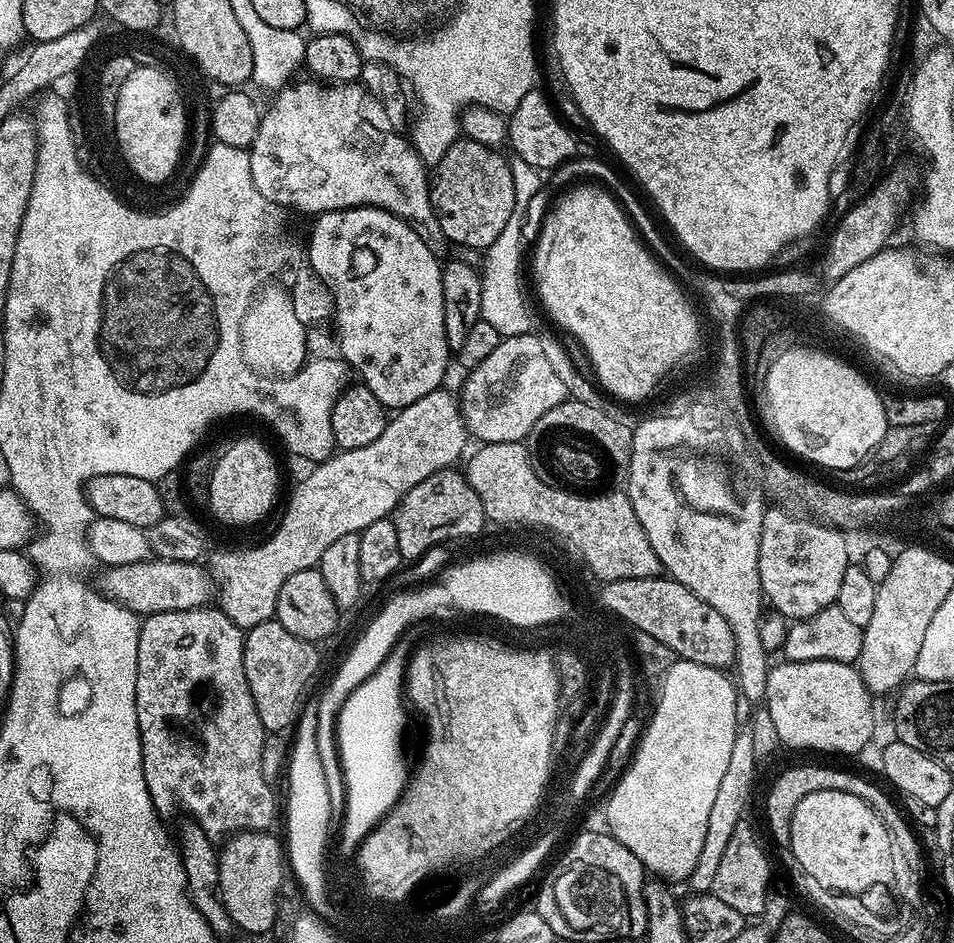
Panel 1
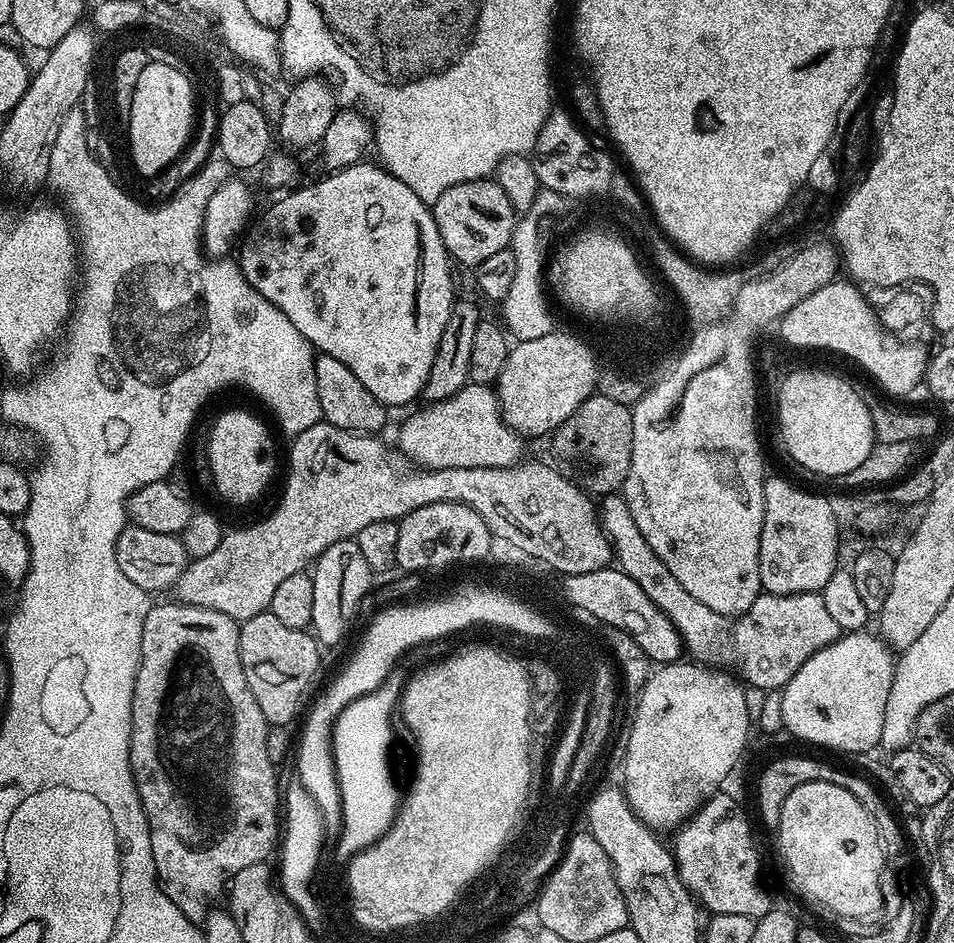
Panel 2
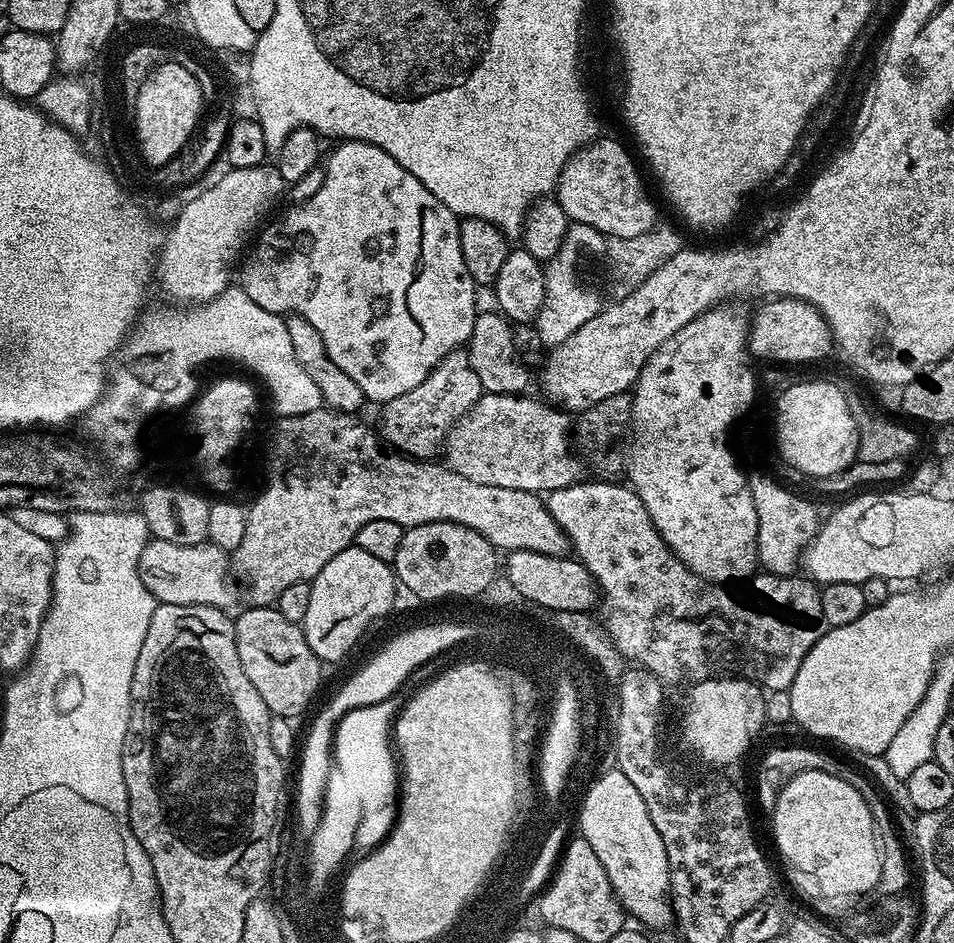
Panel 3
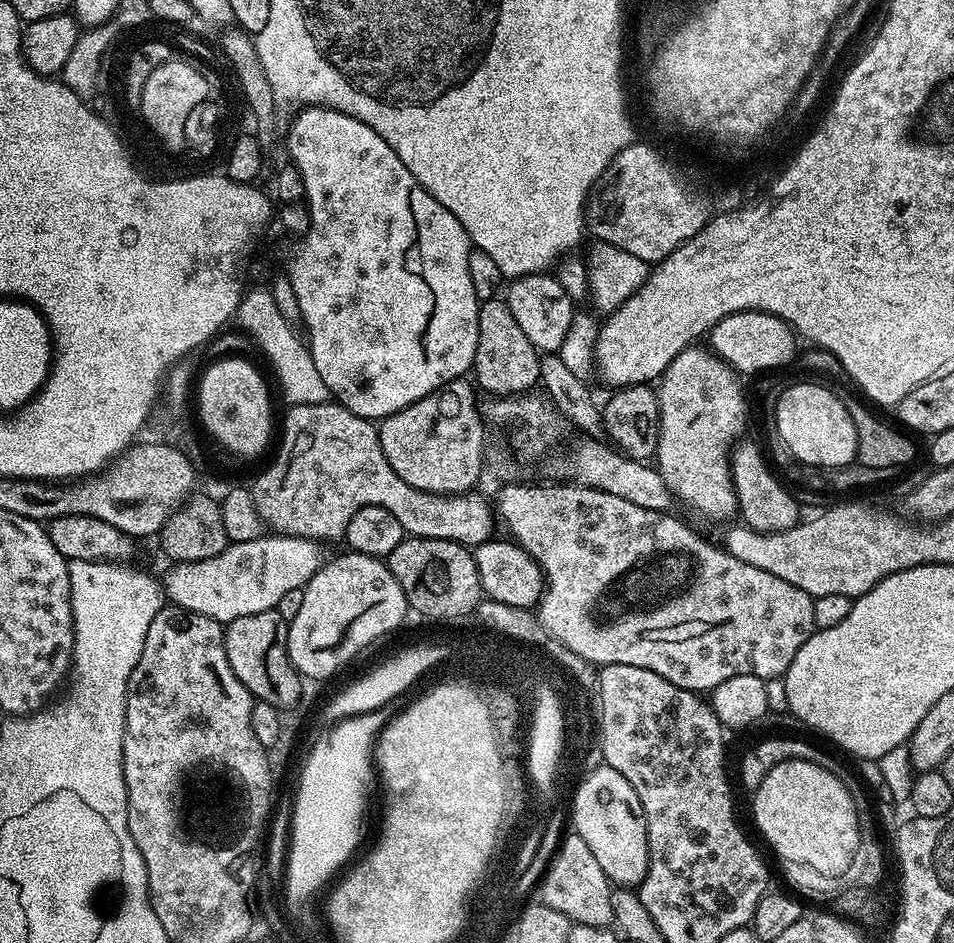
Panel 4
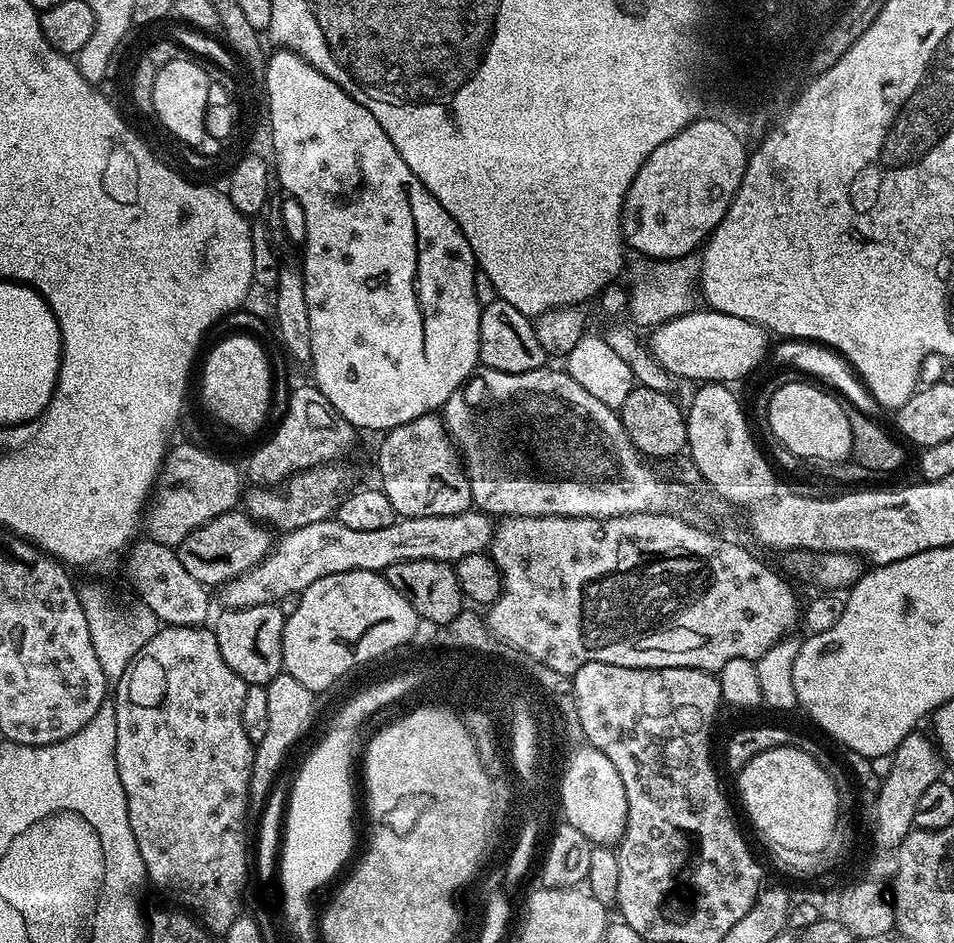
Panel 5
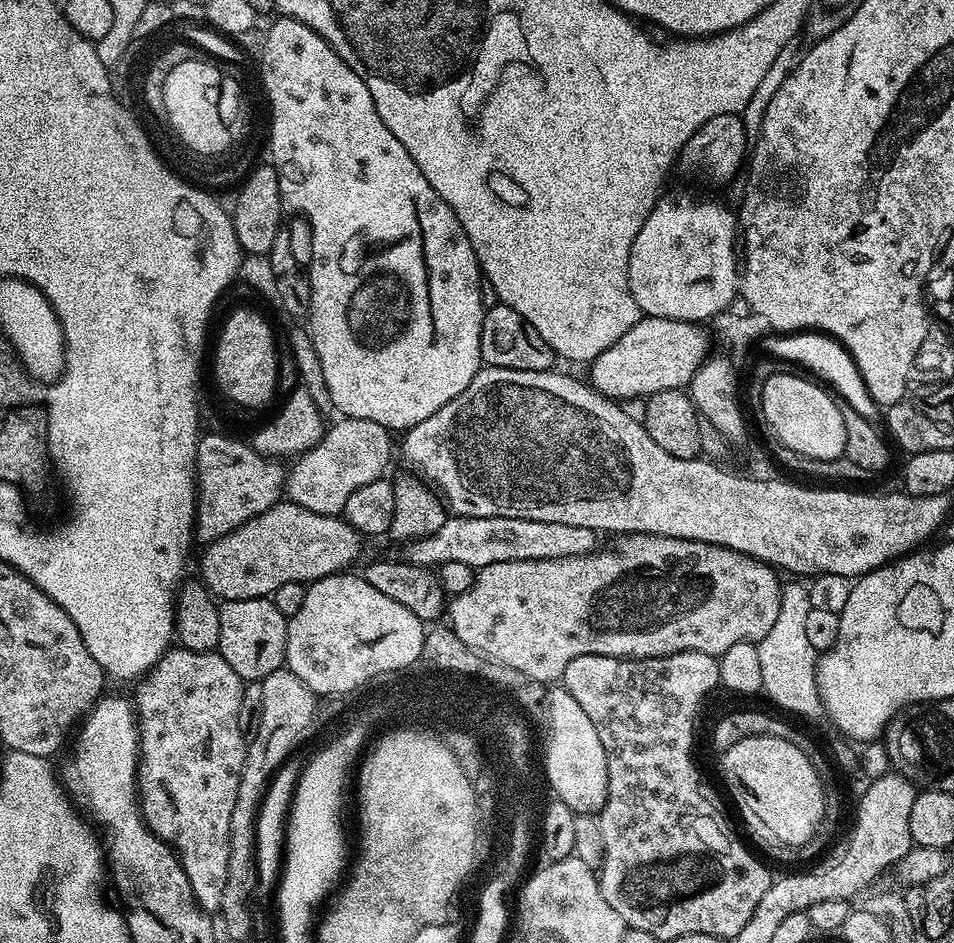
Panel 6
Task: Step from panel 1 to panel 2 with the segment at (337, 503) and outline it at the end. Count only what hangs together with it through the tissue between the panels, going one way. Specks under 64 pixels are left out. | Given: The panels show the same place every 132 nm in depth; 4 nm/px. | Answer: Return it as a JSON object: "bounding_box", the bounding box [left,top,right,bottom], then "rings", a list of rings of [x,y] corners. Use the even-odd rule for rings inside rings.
{"bounding_box":[398,383,525,468],"rings":[[[467,383],[458,394],[429,403],[400,428],[398,447],[413,465],[429,468],[509,468],[525,459],[525,441],[505,422],[500,401],[486,384]]]}

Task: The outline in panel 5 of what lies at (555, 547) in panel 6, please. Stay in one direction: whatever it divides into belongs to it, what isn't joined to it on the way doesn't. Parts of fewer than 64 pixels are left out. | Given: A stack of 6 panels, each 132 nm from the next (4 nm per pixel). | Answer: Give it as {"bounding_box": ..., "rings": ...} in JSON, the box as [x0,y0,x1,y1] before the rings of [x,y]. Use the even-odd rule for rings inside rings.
{"bounding_box":[219,510,493,610],"rings":[[[479,510],[438,518],[397,518],[383,530],[350,530],[350,526],[342,526],[335,518],[314,522],[283,533],[265,560],[219,589],[220,600],[228,610],[262,606],[277,603],[294,591],[304,592],[306,586],[318,582],[318,578],[326,578],[326,574],[350,570],[383,573],[385,568],[407,560],[455,562],[466,558],[466,554],[485,551],[493,535],[493,517]]]}

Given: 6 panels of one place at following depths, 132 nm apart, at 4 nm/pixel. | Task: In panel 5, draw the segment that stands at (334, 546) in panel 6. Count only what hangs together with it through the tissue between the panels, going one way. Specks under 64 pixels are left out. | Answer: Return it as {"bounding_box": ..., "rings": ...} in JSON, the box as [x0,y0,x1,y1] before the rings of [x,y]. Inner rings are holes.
{"bounding_box":[178,510,273,586],"rings":[[[233,510],[218,514],[218,518],[198,526],[198,530],[182,541],[178,553],[191,577],[205,586],[223,586],[258,566],[258,562],[265,560],[273,547],[273,533],[263,523],[253,520],[243,510]]]}

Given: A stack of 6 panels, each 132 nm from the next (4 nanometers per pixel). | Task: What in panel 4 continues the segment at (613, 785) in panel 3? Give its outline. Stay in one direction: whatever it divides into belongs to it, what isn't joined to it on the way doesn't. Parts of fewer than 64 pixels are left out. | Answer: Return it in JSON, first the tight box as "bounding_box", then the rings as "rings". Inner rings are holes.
{"bounding_box":[570,767,648,886],"rings":[[[599,767],[575,785],[570,800],[570,824],[576,827],[573,828],[575,835],[590,846],[590,854],[594,854],[598,866],[602,866],[613,885],[636,886],[648,872],[648,831],[642,802],[638,802],[634,786],[618,770]]]}

